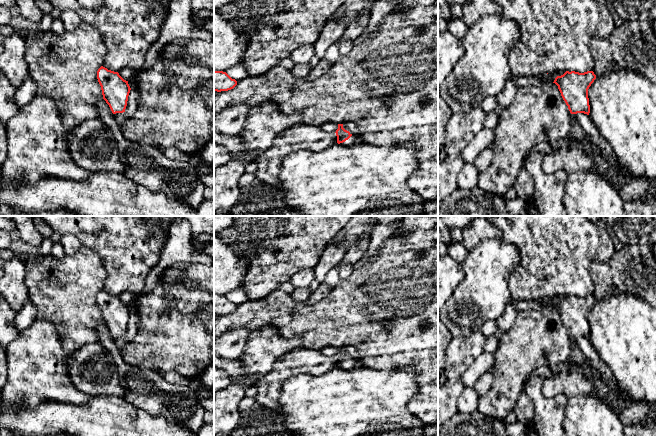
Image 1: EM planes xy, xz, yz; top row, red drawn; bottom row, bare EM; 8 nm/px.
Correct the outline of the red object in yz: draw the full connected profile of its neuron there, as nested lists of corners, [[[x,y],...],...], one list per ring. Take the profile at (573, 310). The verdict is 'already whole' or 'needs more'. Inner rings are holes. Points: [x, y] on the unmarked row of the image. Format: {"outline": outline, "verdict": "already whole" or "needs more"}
{"outline": [[[566,295],[563,299],[557,300],[553,307],[558,310],[563,324],[568,333],[578,346],[578,349],[599,371],[601,377],[611,382],[614,377],[610,368],[601,360],[597,351],[589,340],[590,329],[588,313],[596,303],[593,295],[579,297]]], "verdict": "needs more"}

